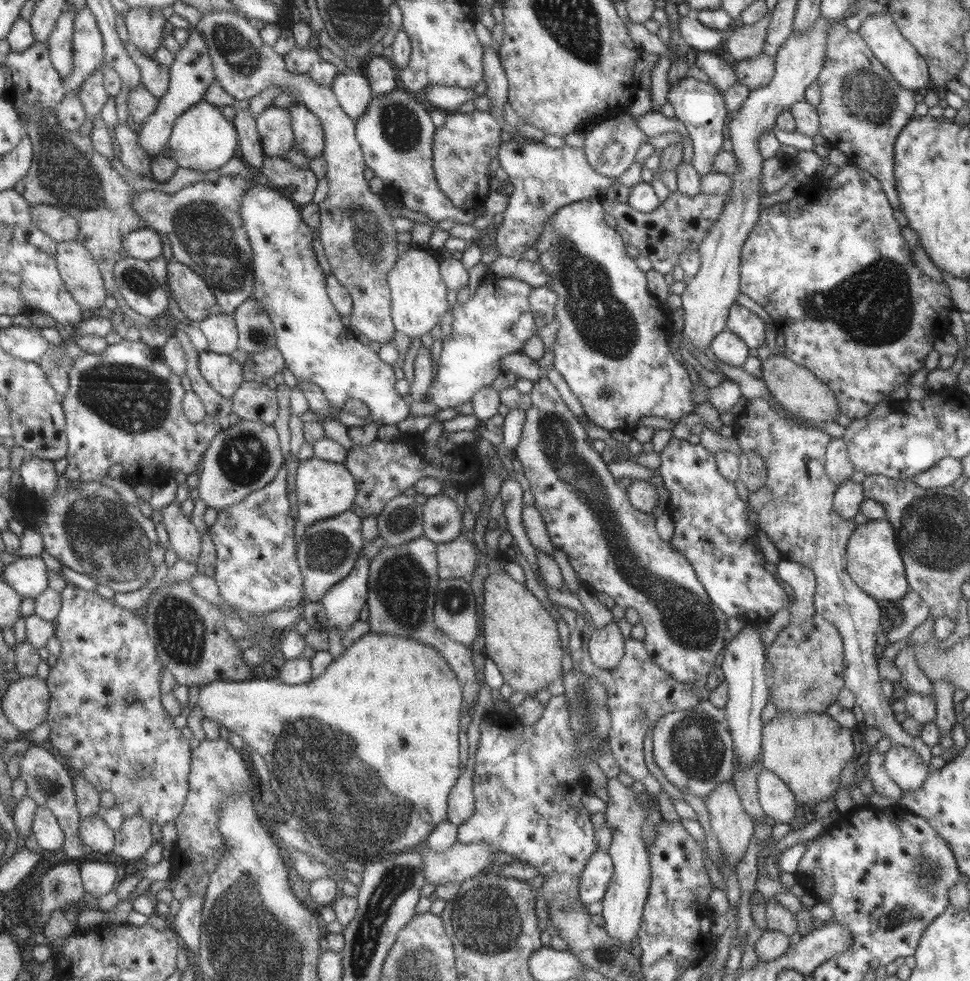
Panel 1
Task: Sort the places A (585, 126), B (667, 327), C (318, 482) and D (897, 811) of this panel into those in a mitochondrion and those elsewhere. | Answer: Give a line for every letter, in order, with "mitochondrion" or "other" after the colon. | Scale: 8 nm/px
A: other
B: other
C: other
D: other

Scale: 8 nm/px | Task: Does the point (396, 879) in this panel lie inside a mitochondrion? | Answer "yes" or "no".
yes

